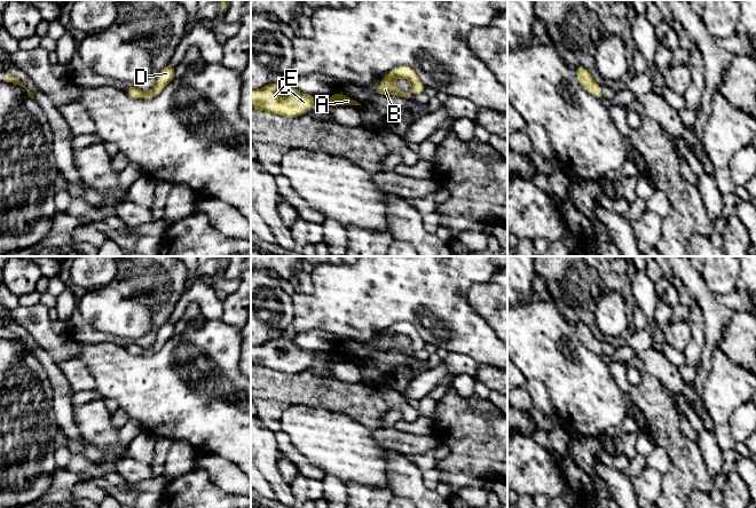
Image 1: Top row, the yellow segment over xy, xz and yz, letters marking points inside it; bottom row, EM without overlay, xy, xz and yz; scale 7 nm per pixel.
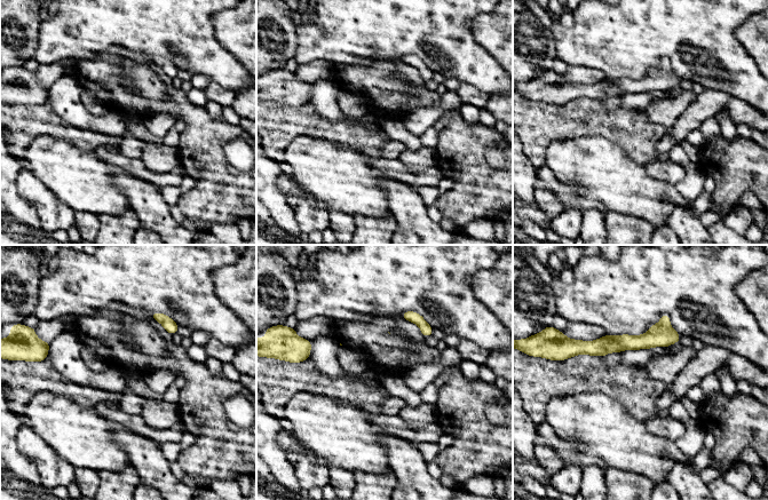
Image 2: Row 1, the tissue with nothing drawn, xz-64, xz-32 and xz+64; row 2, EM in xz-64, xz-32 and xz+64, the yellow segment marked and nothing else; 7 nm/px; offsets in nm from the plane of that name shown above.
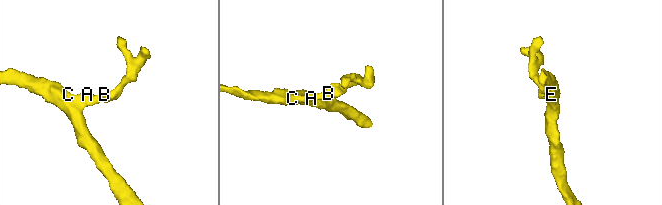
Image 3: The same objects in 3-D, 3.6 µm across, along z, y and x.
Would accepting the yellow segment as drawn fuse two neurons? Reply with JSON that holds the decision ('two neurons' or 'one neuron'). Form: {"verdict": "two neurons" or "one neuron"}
{"verdict": "one neuron"}

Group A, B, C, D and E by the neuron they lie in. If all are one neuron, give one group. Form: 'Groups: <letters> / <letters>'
Groups: A B C D E

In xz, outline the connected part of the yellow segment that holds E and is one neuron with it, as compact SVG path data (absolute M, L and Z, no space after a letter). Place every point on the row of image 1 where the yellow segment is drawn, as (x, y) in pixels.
M289 81L266 85L251 90L251 109L294 119L309 112L315 95L299 93Z

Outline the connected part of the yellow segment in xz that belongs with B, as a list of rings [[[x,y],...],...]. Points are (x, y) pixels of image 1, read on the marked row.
[[[396,66],[389,73],[387,73],[384,80],[376,88],[375,93],[377,95],[399,95],[401,97],[409,98],[409,94],[401,92],[395,86],[395,79],[403,78],[411,82],[411,93],[414,95],[425,92],[424,84],[419,80],[416,72],[410,66]]]

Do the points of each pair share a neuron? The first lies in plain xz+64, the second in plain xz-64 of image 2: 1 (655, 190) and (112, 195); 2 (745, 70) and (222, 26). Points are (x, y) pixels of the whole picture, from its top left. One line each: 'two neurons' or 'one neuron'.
1: one neuron
2: two neurons

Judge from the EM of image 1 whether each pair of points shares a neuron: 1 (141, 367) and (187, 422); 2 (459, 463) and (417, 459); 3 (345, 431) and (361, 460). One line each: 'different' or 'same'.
1: same
2: different
3: same

